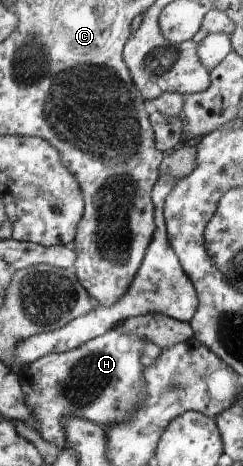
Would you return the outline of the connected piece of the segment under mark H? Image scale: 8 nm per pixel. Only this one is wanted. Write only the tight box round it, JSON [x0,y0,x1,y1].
[20,328,148,449]

